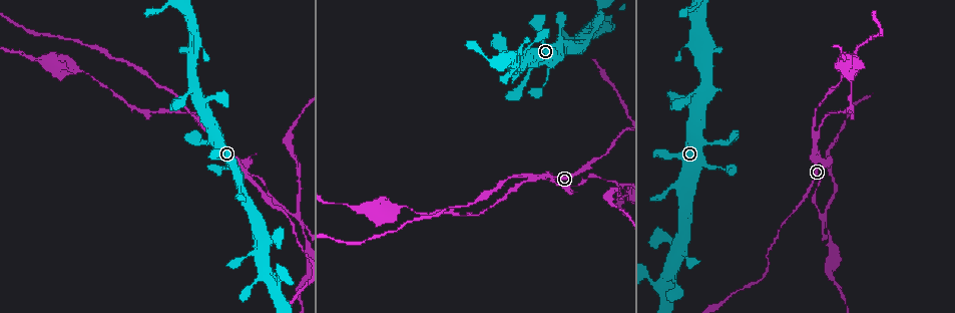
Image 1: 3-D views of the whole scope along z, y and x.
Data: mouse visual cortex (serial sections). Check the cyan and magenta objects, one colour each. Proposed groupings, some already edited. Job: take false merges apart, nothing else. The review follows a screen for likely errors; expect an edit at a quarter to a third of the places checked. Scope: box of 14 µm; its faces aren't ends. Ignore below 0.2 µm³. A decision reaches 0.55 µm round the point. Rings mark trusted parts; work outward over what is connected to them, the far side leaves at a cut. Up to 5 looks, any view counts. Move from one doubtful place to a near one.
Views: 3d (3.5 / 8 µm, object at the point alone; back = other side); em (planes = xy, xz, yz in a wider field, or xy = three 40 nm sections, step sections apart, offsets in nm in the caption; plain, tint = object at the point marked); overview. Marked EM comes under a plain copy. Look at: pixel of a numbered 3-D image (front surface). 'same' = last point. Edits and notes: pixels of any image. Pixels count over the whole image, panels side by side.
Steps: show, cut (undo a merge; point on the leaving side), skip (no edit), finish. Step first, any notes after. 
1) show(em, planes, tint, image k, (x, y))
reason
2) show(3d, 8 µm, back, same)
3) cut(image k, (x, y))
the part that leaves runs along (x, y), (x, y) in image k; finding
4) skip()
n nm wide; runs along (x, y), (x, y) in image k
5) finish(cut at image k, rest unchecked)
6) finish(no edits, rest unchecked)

show(3d, 3.5 µm, image 1, (274, 286))
branch point

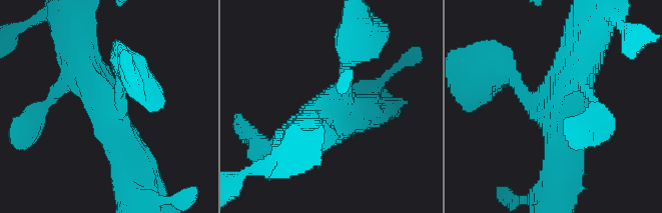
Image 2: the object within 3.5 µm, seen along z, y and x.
show(em, xy, step 3, tint, image 2, (554, 105))
shape alone is not enough

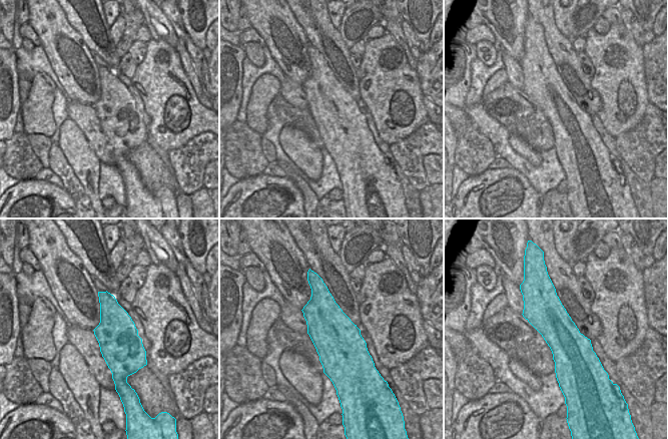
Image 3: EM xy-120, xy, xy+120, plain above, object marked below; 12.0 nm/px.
skip()
runs along (78, 55), (130, 153), (130, 165) in image 2; continuous, no second cell

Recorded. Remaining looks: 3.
show(3d, 3.5 µm, image 1, (816, 139))
side arm on a straight run

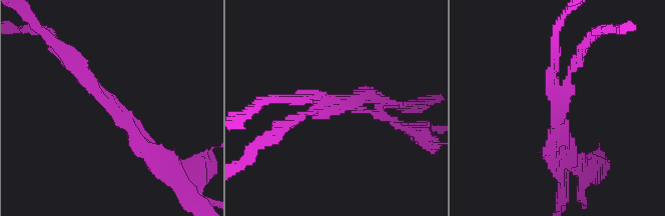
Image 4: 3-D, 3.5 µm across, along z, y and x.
show(em, xy, step 2, tint, image 4, (562, 103))
3 arms; arms of 150, 200, 250 nm

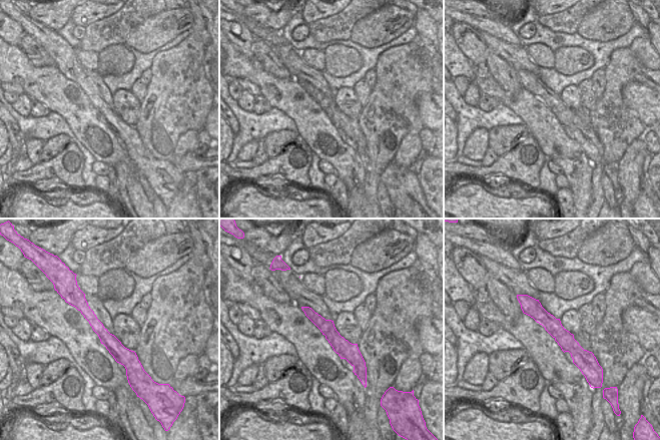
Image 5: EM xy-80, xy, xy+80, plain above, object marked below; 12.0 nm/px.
cut(image 4, (413, 125))
the part that leaves runs along (353, 102), (284, 123) in image 4; a second cell is stuck on

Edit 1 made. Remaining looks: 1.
finish(cut at image 4, rest unchecked)

